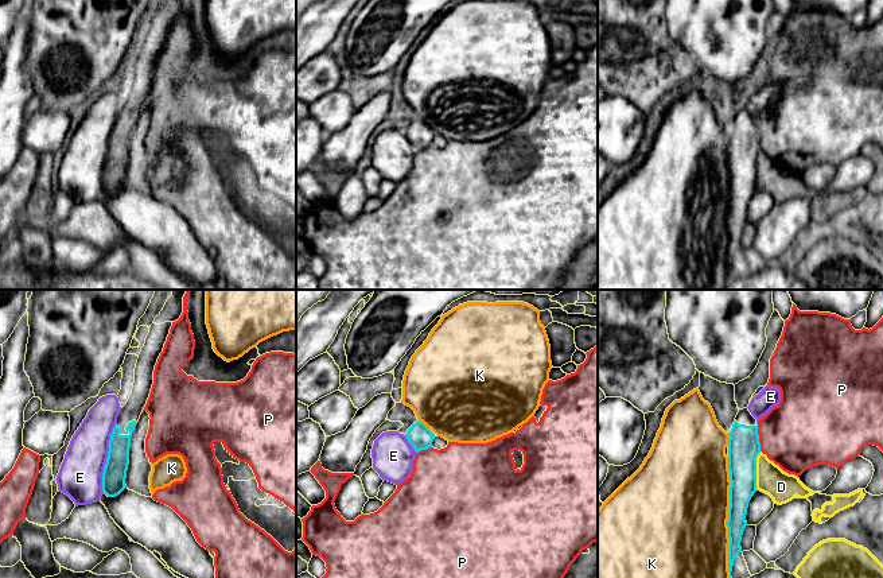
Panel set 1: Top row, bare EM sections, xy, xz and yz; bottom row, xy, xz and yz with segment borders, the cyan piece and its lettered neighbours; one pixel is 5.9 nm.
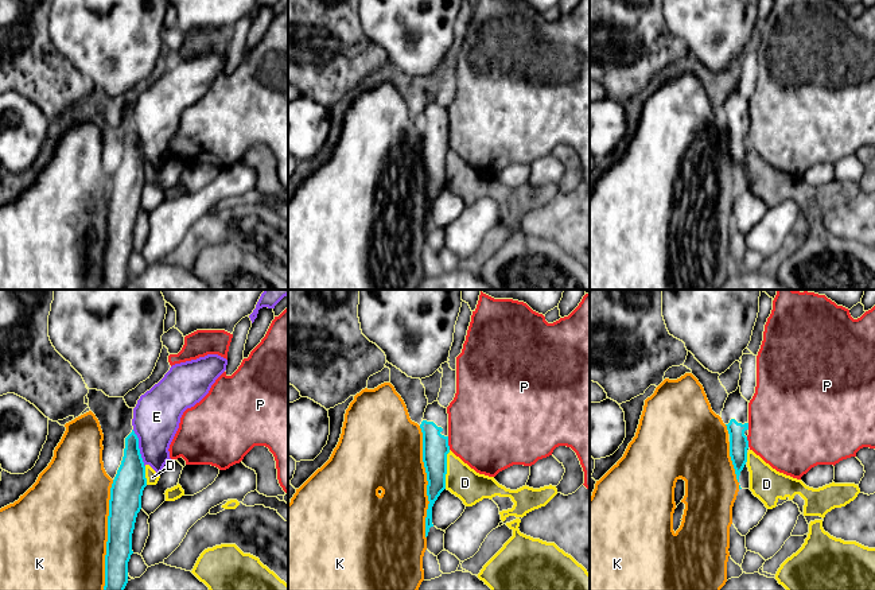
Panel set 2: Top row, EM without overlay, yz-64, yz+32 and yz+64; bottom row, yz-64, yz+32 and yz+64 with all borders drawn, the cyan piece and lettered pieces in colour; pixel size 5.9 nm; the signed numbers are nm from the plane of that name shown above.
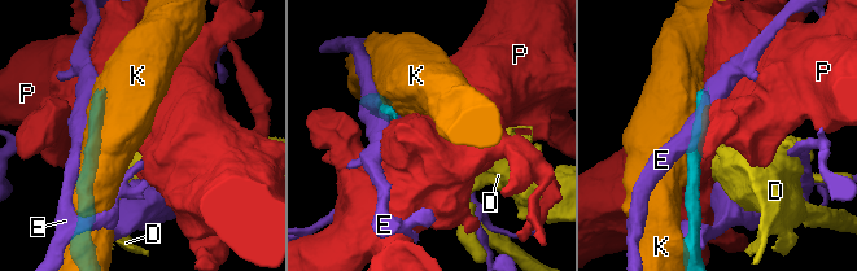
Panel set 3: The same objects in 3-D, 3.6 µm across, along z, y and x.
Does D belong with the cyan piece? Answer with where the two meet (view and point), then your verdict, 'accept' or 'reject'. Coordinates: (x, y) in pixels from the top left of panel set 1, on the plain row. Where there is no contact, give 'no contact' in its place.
contact yz (755, 169); reject

